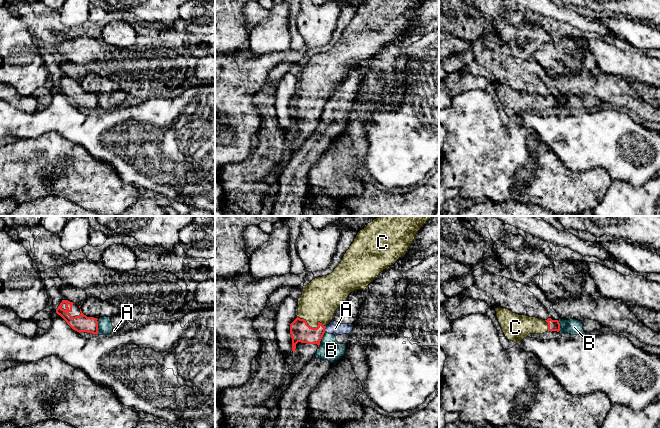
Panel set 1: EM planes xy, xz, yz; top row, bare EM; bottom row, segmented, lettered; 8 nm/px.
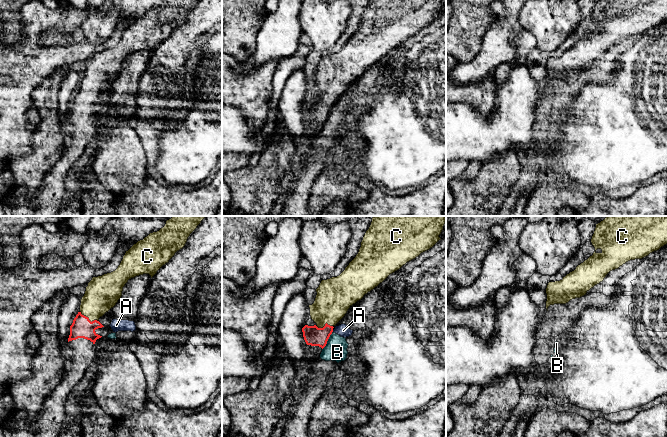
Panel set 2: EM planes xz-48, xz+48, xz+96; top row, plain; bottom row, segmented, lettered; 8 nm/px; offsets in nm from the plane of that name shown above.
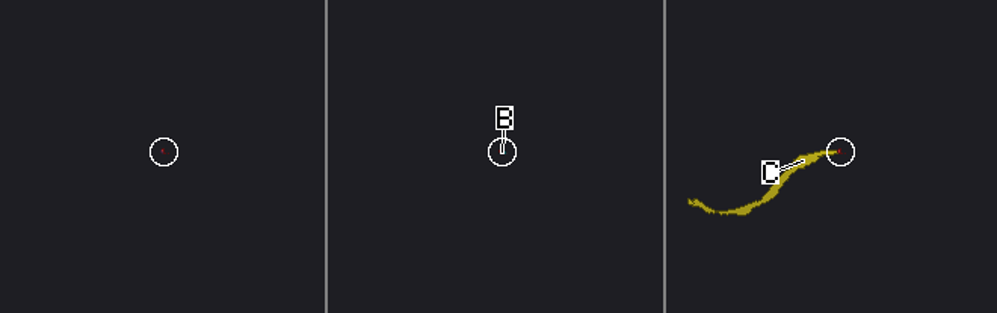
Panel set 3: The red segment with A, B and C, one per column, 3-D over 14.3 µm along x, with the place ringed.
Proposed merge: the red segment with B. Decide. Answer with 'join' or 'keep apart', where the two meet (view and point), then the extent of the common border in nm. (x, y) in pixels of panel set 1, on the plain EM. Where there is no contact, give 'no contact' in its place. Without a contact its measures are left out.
keep apart; meets red in xz at (320, 116); contact 140 nm long

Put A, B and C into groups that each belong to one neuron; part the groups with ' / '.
A B / C

